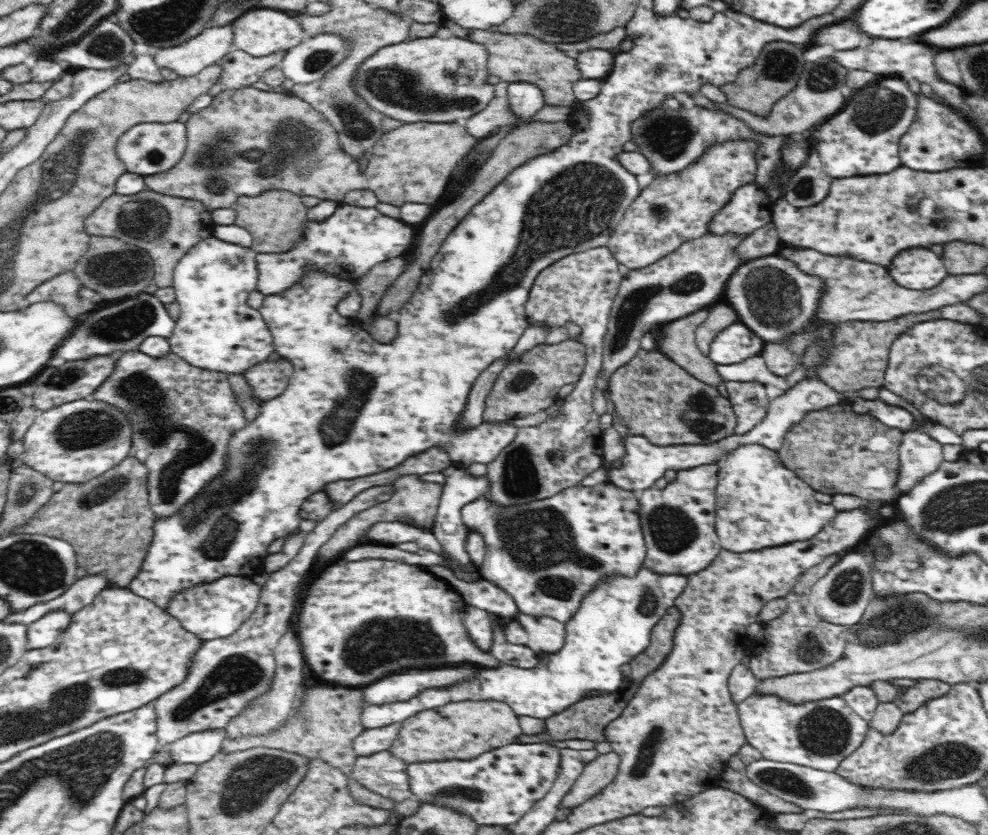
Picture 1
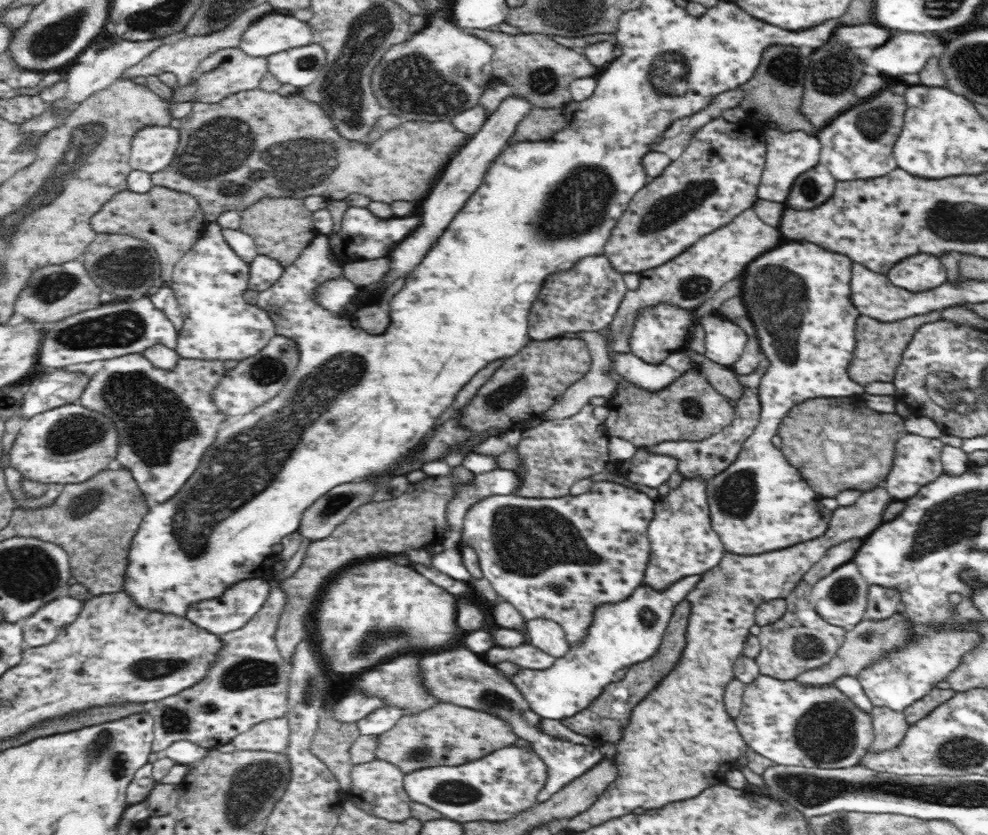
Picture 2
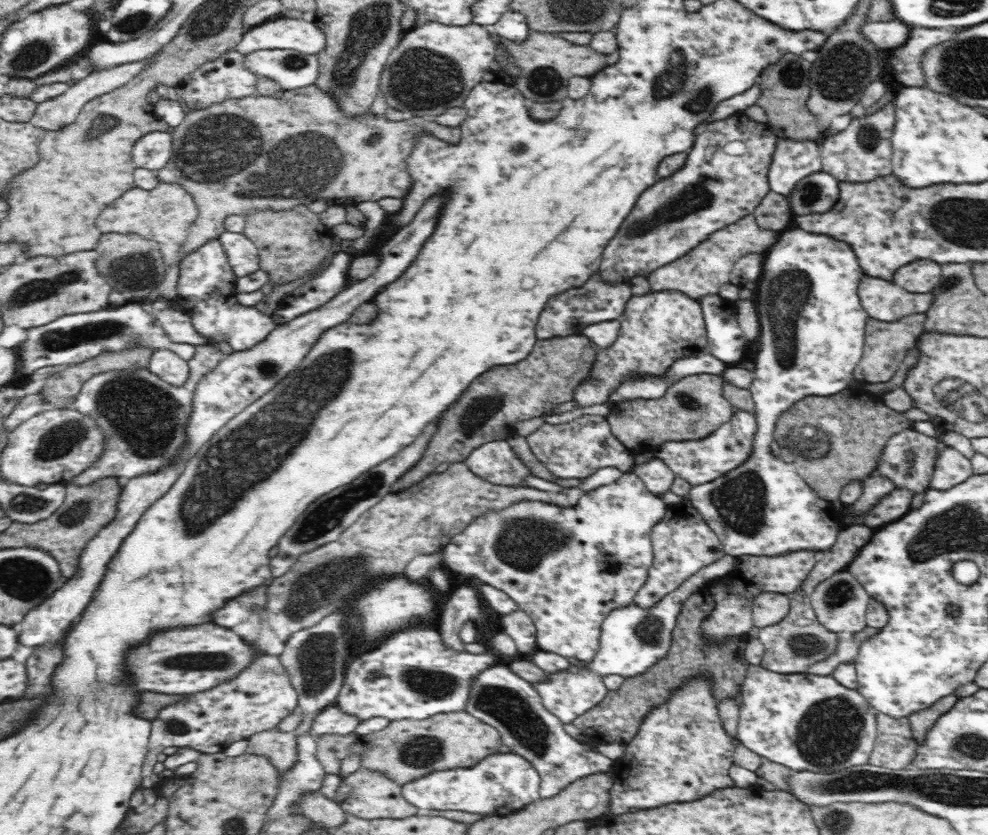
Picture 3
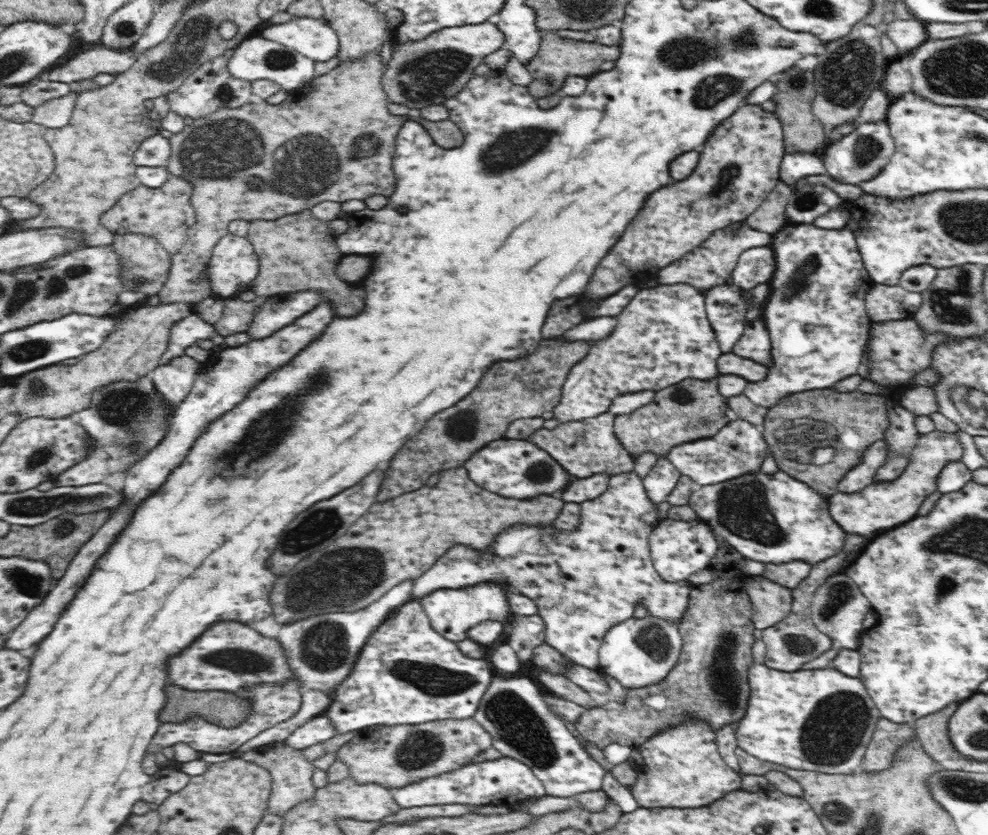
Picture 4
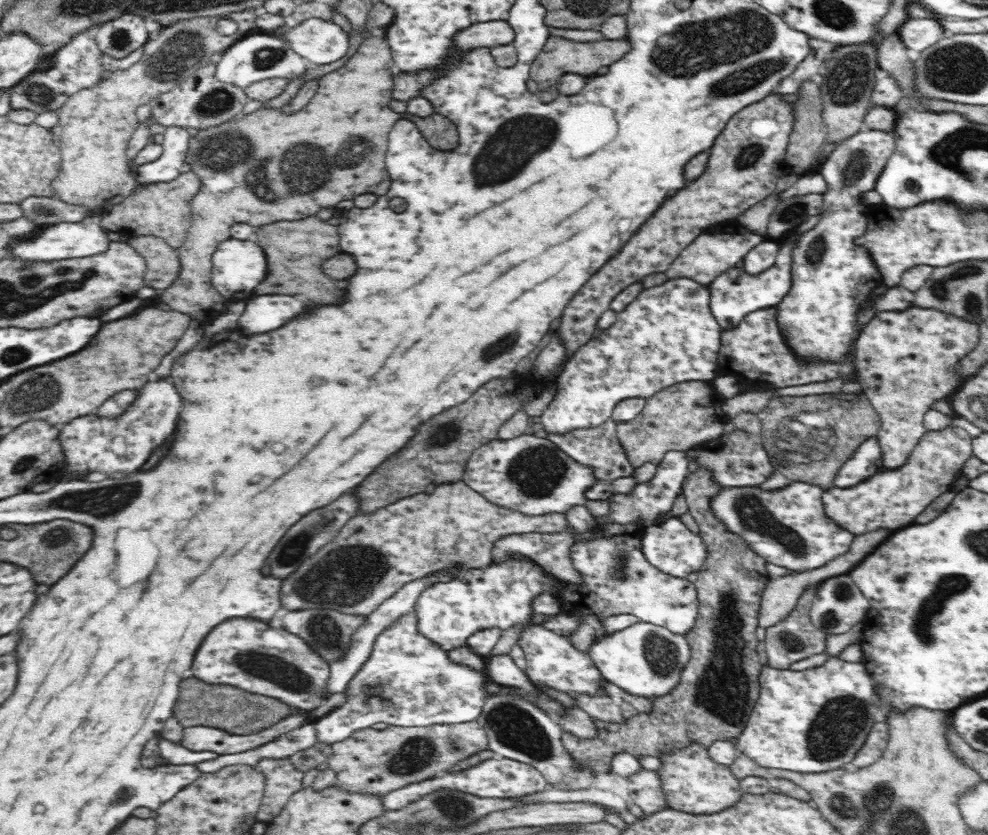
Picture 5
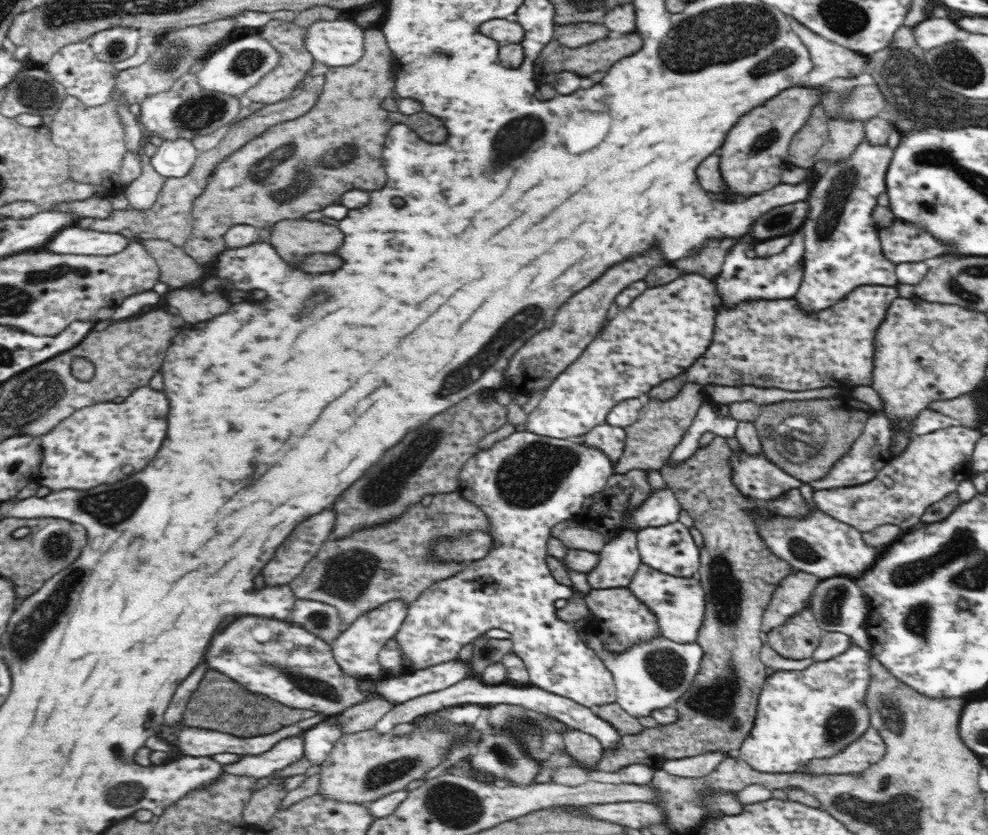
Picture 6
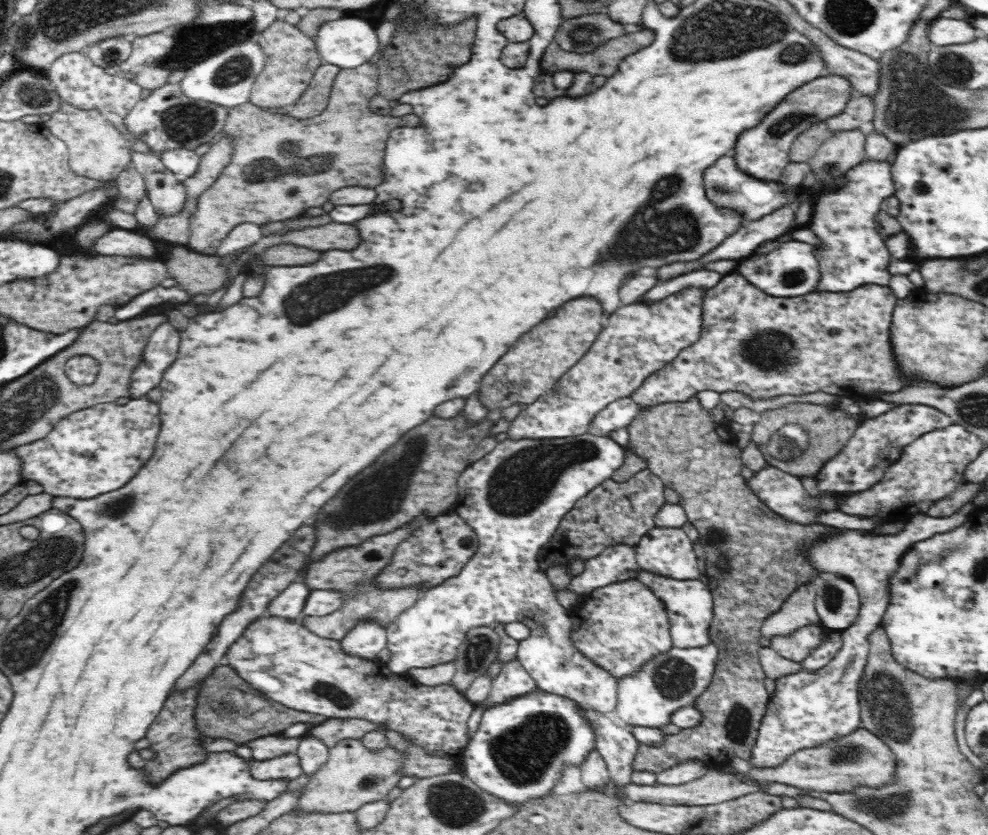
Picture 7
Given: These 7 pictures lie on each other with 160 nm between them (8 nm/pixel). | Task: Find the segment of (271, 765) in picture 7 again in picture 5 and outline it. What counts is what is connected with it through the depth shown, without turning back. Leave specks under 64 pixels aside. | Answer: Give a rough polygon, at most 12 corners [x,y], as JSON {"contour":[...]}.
{"contour":[[314,722],[262,746],[202,761],[203,773],[225,766],[255,767],[262,759],[288,759],[316,744]]}

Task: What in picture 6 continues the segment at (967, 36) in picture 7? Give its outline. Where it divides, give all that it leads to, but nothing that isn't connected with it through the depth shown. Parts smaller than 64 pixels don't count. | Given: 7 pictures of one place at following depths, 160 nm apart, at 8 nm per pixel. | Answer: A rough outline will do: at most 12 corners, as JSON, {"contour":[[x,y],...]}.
{"contour":[[932,16],[913,27],[926,51],[954,42],[960,28]]}

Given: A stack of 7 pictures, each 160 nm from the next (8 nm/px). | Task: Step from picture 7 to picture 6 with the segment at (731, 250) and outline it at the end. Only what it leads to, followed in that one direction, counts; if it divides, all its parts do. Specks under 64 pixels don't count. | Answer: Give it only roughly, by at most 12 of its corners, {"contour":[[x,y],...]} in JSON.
{"contour":[[806,201],[774,208],[755,220],[754,243],[794,234]]}

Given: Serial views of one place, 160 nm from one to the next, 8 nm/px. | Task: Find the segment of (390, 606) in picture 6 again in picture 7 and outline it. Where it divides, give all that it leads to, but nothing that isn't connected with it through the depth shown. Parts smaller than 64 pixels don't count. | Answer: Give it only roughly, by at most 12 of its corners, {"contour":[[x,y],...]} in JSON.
{"contour":[[360,622],[341,640],[345,652],[378,661],[386,628]]}

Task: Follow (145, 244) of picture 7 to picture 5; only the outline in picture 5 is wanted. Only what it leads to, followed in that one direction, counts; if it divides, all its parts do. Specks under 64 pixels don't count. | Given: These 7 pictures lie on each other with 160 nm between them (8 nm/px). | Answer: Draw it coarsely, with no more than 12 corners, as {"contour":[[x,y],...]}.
{"contour":[[93,214],[12,242],[32,262],[103,253],[112,240]]}

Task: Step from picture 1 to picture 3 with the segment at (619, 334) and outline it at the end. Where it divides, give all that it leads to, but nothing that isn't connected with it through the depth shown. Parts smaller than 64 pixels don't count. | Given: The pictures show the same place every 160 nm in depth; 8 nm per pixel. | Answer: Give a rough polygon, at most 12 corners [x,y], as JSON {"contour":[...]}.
{"contour":[[754,215],[725,226],[647,277],[694,300],[731,282],[734,262],[778,232]]}

